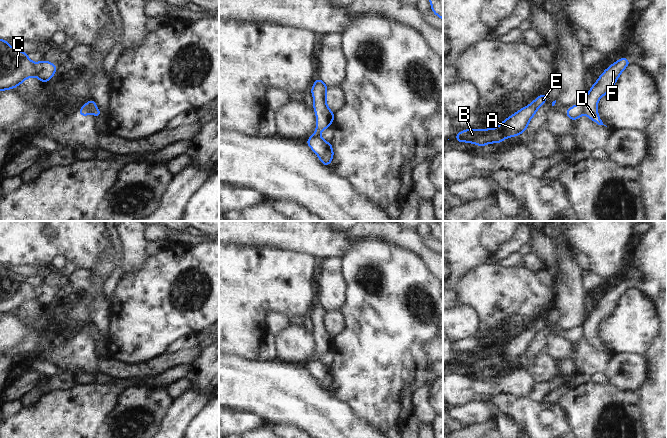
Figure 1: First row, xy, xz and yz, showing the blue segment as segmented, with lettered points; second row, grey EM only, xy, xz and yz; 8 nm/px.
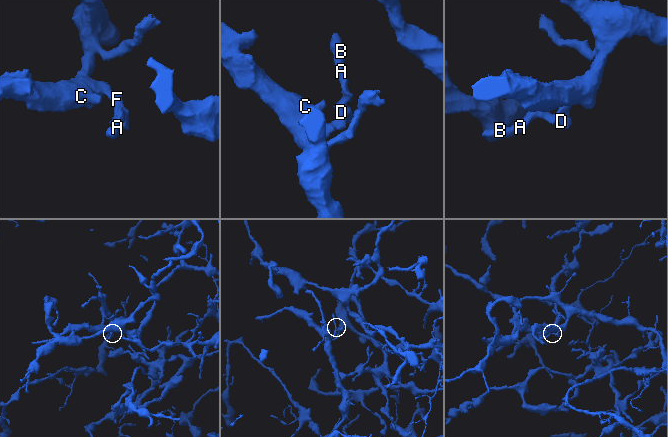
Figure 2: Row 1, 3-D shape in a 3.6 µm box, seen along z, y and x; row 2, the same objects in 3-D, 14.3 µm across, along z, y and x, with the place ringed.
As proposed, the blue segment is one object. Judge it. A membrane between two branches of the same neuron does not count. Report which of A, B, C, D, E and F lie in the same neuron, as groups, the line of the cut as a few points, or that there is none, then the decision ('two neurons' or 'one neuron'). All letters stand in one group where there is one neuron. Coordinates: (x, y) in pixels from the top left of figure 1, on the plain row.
A B E / C D F | xy (85, 328), (92, 327), (94, 337) | two neurons

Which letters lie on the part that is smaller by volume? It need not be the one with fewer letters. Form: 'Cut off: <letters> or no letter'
Cut off: A, B, E

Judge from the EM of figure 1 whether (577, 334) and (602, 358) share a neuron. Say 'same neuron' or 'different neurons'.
same neuron

